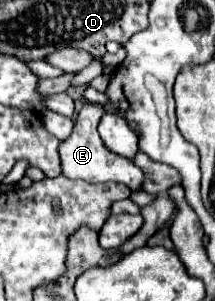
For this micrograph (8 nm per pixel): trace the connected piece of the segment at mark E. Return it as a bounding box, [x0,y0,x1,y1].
[58,103,144,191]

